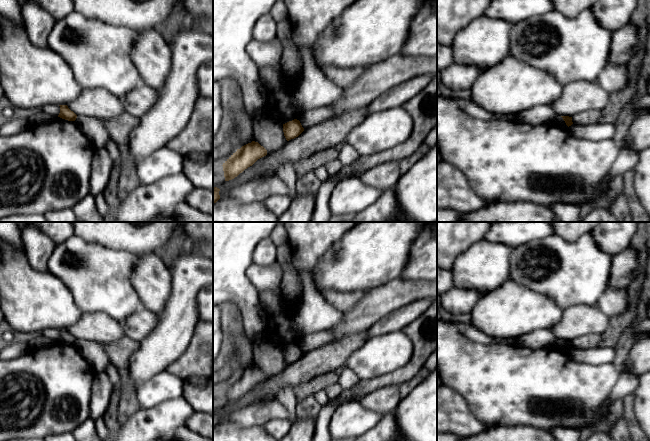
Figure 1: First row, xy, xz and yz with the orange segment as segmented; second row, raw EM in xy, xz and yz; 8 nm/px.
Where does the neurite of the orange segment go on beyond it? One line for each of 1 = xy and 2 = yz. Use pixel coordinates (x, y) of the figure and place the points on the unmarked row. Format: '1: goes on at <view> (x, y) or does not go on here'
1: does not go on here
2: does not go on here

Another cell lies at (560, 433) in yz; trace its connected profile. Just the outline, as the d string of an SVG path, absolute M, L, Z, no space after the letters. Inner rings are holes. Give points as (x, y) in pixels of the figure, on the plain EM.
M557 427L550 429L549 432L557 439L557 441L579 441L582 430Z

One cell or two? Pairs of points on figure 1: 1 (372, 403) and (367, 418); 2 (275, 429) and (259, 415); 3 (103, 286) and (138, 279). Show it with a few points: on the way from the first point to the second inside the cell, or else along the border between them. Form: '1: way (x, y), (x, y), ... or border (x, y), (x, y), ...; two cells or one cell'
1: border (358, 400), (366, 408), (383, 414); two cells
2: border (289, 418), (272, 418), (262, 426); two cells
3: border (136, 257), (131, 284), (141, 301); two cells

